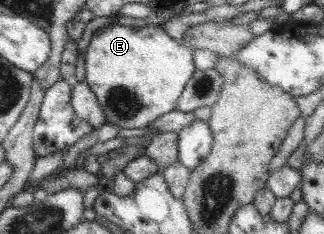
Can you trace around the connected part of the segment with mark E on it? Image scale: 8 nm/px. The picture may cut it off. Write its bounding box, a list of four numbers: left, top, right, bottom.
[85,24,197,129]

